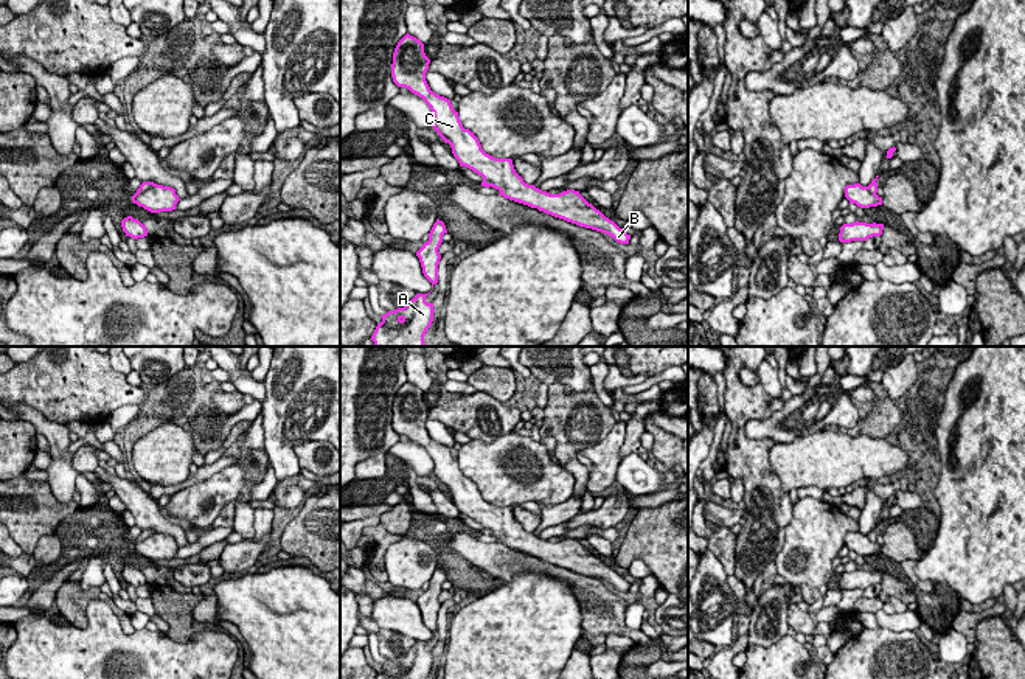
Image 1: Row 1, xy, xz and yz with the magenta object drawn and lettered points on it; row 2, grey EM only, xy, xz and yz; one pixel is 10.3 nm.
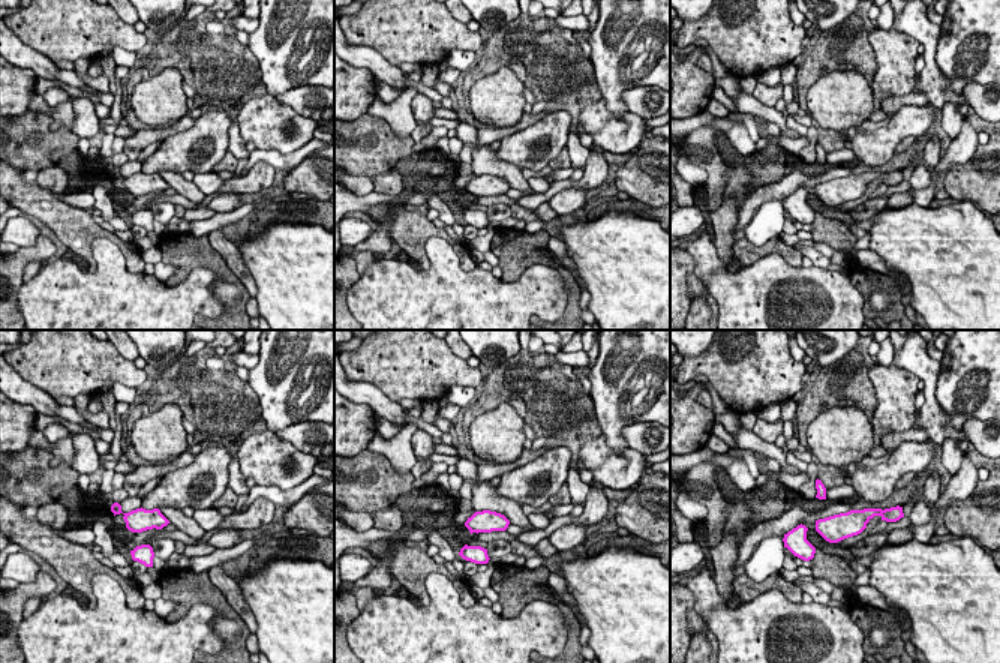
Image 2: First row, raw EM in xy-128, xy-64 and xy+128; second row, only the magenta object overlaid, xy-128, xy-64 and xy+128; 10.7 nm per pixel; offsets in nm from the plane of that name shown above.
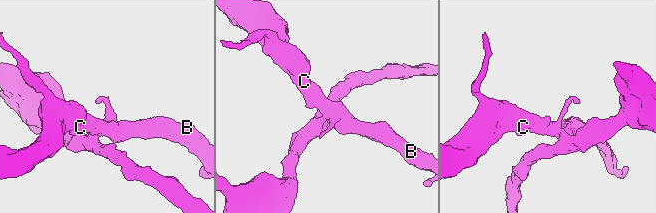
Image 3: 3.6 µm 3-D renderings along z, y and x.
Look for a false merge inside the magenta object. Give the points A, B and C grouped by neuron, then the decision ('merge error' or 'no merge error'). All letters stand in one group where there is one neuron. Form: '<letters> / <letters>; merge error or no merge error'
A B C; no merge error

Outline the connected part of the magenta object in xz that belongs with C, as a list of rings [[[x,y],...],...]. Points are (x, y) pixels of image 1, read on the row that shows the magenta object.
[[[408,33],[398,42],[393,53],[391,78],[398,87],[405,87],[424,99],[433,112],[433,129],[449,143],[460,166],[483,177],[481,186],[492,186],[509,200],[537,208],[547,214],[612,236],[620,244],[629,244],[631,235],[589,204],[579,191],[567,190],[550,194],[528,185],[516,172],[511,158],[495,158],[481,149],[478,138],[464,129],[450,99],[430,90],[426,73],[430,59],[424,44]]]

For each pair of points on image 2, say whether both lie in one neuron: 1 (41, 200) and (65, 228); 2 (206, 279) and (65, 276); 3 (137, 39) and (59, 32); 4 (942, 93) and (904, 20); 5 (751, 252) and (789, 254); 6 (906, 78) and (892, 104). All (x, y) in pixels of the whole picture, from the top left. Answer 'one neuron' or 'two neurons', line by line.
1: one neuron
2: one neuron
3: one neuron
4: one neuron
5: one neuron
6: two neurons

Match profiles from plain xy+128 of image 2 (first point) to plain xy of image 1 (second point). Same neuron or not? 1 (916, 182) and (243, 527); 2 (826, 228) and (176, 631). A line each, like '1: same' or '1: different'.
1: same
2: same

